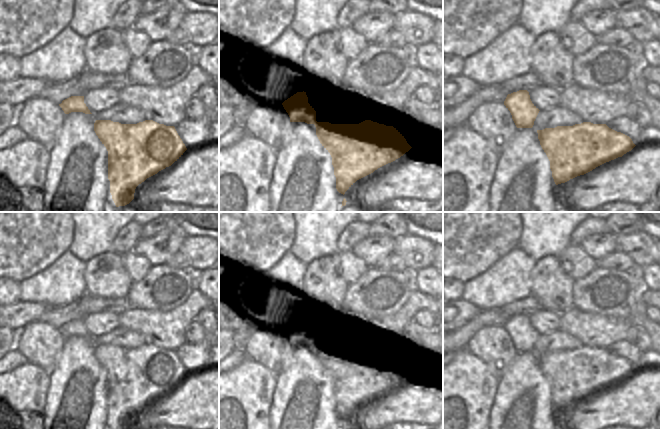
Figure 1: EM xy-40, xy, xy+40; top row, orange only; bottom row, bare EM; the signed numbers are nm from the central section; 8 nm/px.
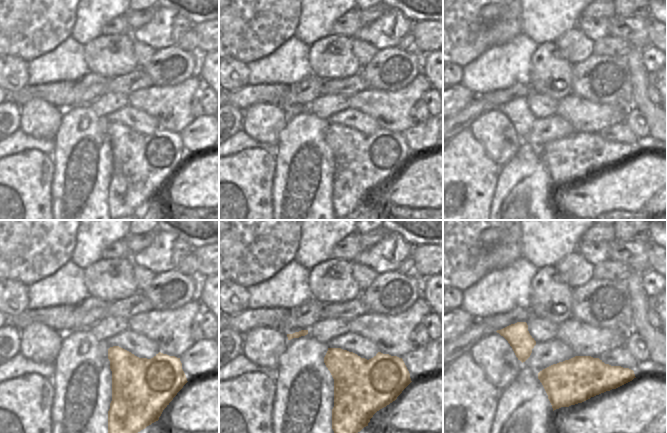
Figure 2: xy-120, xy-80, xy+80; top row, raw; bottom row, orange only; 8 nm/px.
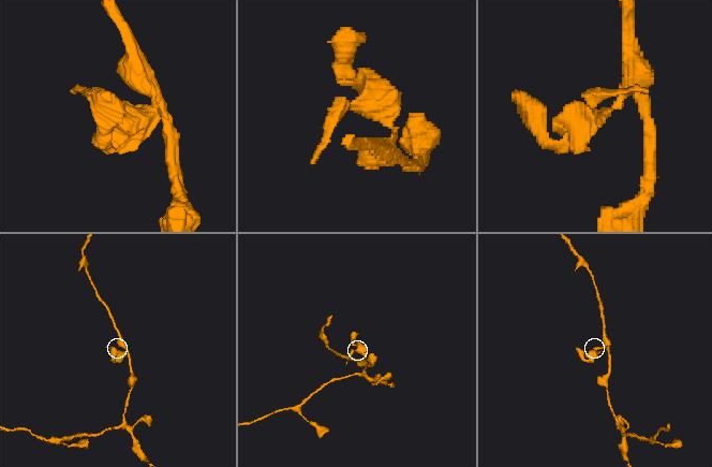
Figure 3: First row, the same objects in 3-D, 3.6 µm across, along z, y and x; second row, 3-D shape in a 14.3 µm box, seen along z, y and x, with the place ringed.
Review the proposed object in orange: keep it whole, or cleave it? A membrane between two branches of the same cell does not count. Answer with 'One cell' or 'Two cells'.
Two cells.

